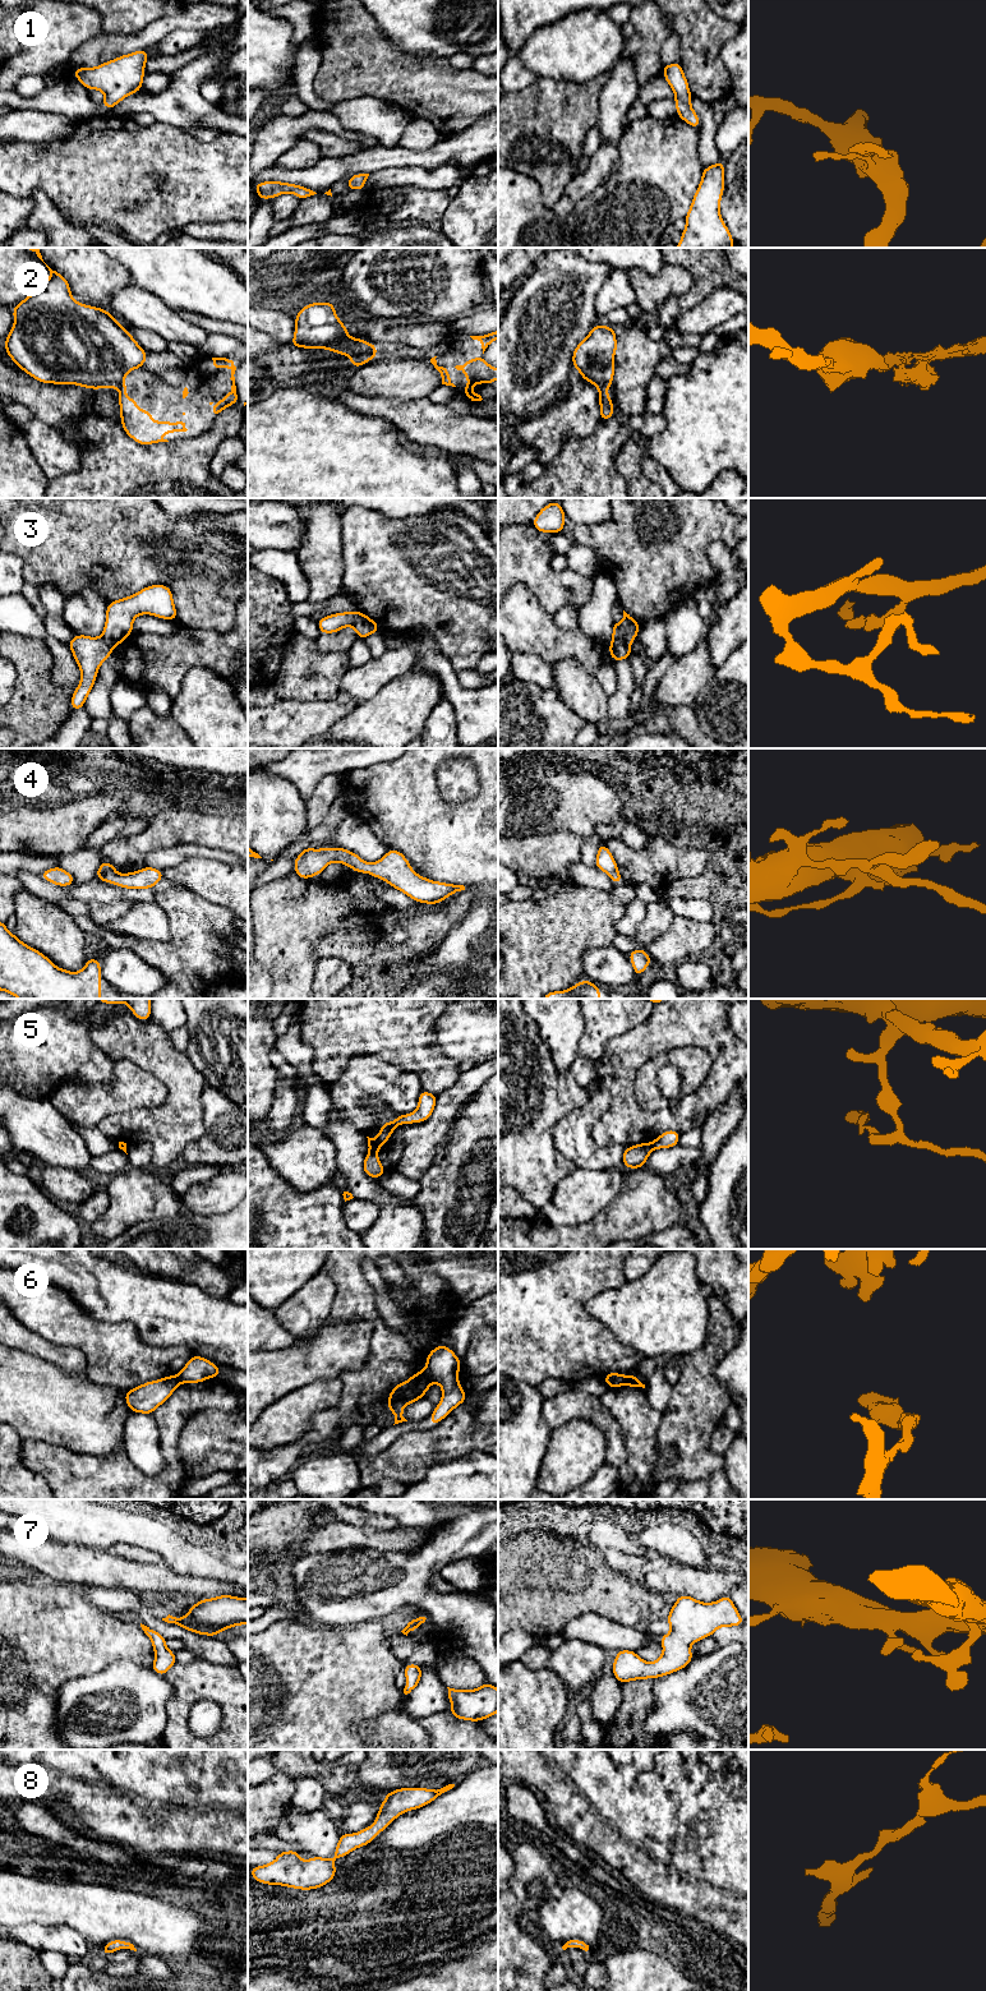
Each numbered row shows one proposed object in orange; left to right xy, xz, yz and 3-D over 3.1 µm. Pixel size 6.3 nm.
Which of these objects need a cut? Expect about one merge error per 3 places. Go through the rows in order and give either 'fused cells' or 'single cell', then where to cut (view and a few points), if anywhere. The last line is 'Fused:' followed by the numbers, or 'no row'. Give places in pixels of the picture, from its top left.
1: single cell; no cut
2: fused cells; cut in xz along (368, 345), (368, 354), (371, 356)
3: fused cells; cut in yz along (613, 639), (629, 648)
4: single cell; no cut
5: fused cells; cut in xz along (369, 1151), (376, 1153)
6: fused cells; cut in xz along (425, 1369), (432, 1382)
7: single cell; no cut
8: single cell; no cut
Fused: 2, 3, 5, 6

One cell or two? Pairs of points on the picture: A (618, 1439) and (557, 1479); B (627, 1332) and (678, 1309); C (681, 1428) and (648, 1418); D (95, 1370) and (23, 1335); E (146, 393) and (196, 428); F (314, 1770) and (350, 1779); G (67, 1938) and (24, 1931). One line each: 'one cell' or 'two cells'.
A: two cells
B: one cell
C: two cells
D: two cells
E: one cell
F: one cell
G: one cell

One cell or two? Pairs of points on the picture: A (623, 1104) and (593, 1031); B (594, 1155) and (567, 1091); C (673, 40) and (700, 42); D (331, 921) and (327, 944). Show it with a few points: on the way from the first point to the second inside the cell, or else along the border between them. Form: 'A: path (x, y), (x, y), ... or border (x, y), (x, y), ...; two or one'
A: border (625, 1032), (608, 1040), (603, 1055), (595, 1063); two
B: border (585, 1088), (588, 1098), (563, 1116), (553, 1130); two
C: border (675, 31), (680, 40), (681, 61); two
D: border (358, 926), (322, 936), (314, 944), (310, 957); two

